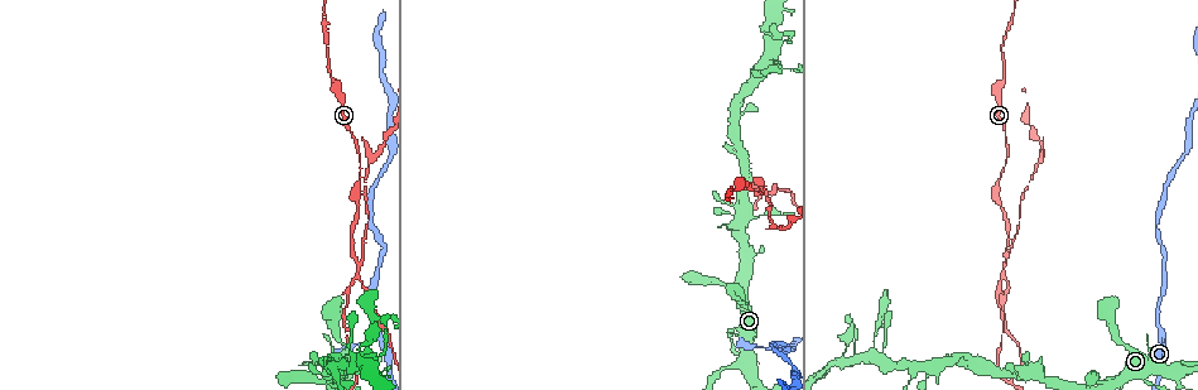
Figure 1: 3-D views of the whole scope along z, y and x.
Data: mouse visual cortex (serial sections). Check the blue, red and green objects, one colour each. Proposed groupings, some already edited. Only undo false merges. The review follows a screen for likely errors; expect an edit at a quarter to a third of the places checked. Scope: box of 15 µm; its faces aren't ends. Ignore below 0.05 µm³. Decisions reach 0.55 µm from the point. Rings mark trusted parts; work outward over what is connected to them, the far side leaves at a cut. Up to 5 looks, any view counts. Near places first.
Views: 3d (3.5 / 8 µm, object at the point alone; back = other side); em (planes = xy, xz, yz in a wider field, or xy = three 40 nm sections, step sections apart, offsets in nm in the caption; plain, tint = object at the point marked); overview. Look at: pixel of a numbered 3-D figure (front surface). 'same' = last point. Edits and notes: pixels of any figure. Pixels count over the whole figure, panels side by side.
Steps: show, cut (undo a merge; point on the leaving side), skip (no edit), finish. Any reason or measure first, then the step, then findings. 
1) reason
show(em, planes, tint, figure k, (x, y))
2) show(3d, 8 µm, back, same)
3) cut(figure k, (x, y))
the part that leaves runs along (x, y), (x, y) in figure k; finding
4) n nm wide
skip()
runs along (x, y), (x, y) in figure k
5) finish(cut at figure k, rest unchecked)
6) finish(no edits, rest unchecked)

arms run side by side
show(3d, 8 µm, figure 1, (758, 189))

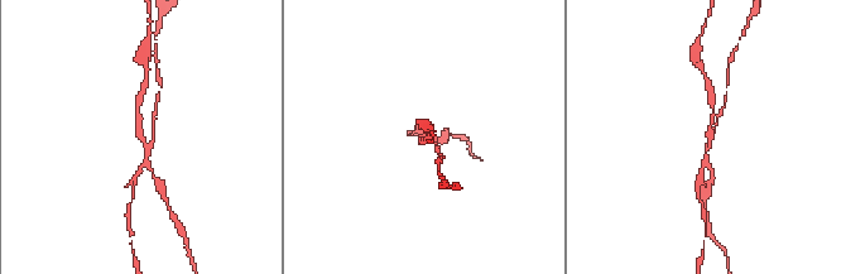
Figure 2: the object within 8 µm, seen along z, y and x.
show(3d, 3.5 µm, figure 2, (144, 142))

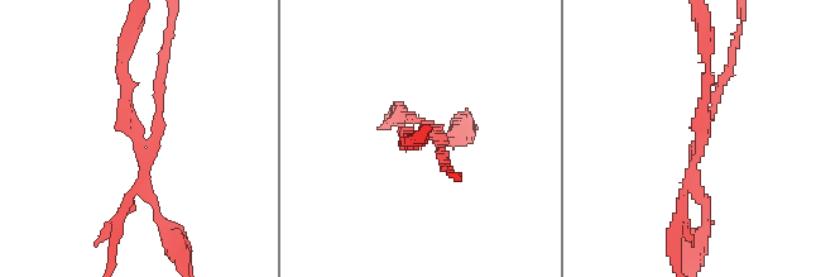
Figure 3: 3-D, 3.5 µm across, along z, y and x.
3 arms; arms of 100, 150, 150 nm; need the tissue
show(em, xy, step 2, tint, figure 3, (138, 133))

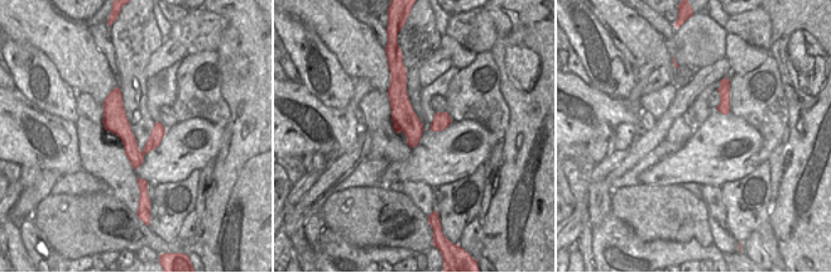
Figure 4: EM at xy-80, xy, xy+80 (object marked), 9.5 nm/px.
cut(figure 3, (119, 220))
border along (138, 182), (142, 185), (143, 194) in figure 4; two cells meet here

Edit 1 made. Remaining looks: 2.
two arms in line, one across
show(3d, 3.5 µm, figure 1, (1162, 335))

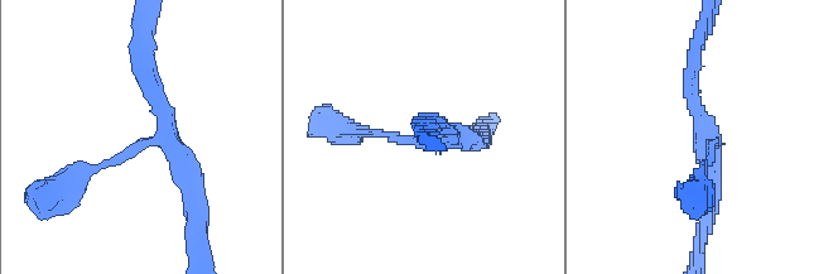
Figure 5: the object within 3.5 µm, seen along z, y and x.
3 arms; arms of 100, 200, 250 nm
show(em, xy, step 1, tint, figure 5, (442, 139))

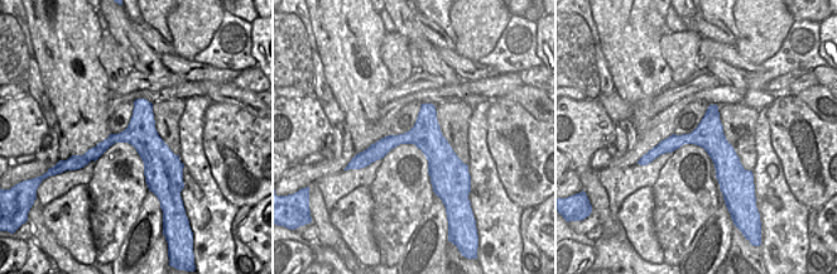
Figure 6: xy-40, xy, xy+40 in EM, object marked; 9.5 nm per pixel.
skip()
all the same cell

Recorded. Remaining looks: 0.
finish(cut at figure 3, rest unchecked)

